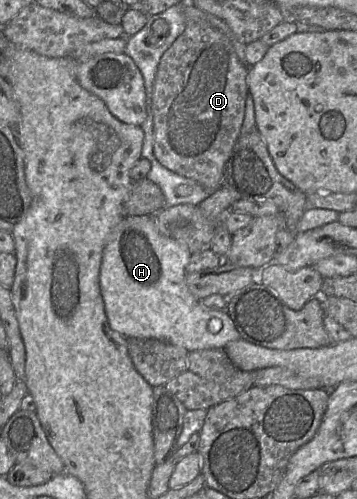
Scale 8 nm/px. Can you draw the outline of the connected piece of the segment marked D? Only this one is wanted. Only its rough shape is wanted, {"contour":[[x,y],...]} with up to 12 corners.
{"contour":[[202,21],[160,58],[153,154],[209,194],[241,136],[247,74]]}

